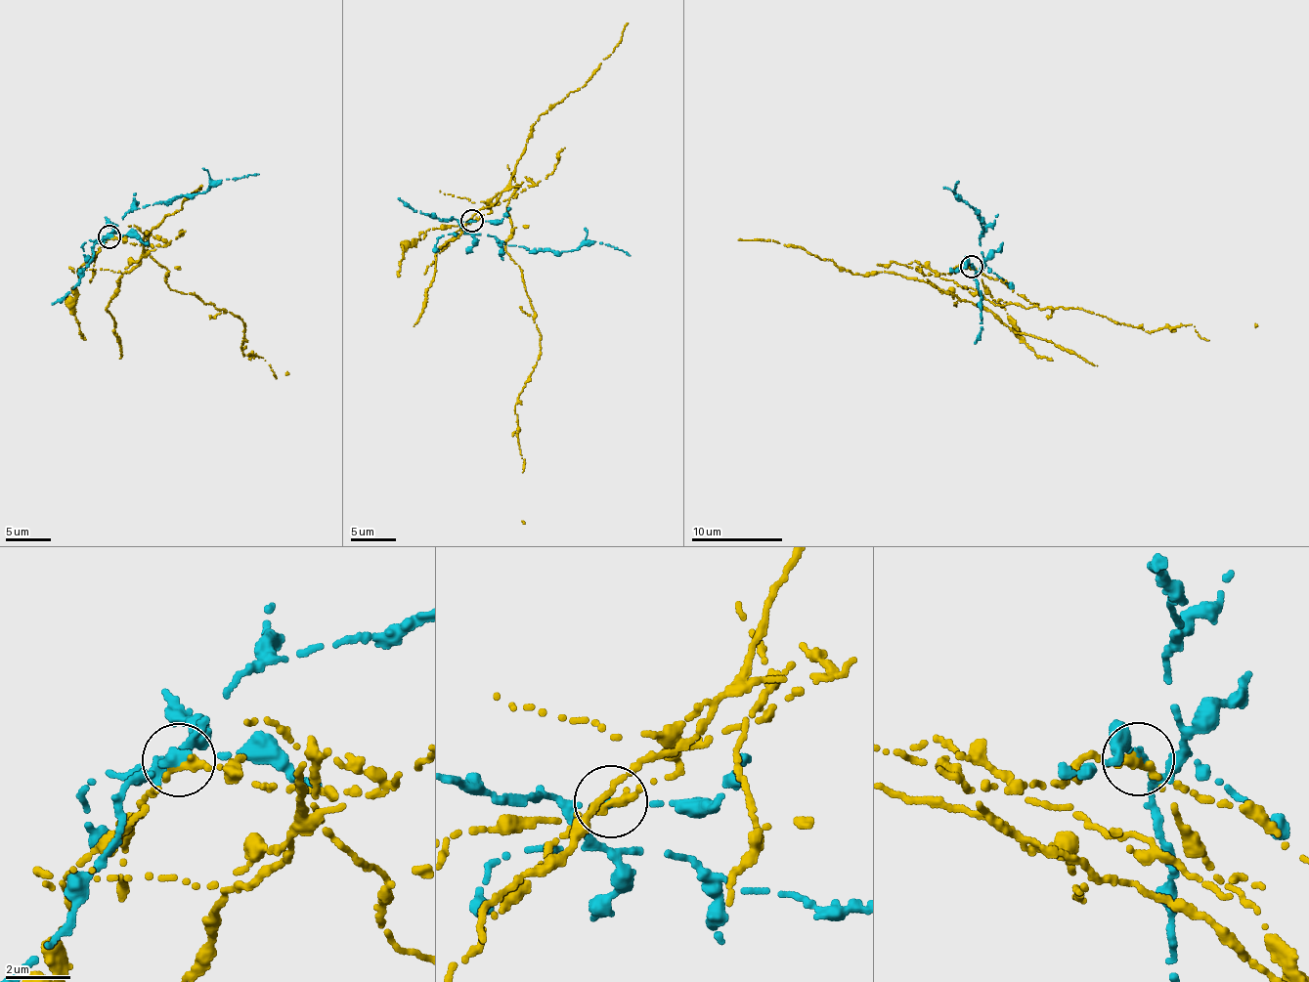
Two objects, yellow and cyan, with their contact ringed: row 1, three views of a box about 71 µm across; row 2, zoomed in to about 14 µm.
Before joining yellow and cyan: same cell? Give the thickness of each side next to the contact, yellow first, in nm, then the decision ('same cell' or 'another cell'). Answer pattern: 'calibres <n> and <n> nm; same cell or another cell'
calibres 360 and 240 nm; another cell

